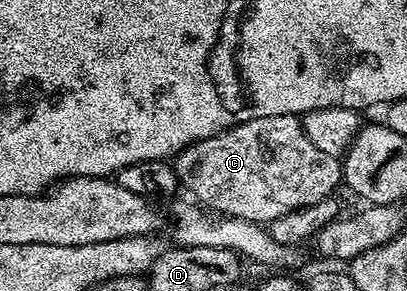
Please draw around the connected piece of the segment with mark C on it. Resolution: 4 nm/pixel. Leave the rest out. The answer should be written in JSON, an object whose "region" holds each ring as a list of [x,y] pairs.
{"region":[[[293,114],[240,122],[216,136],[193,142],[177,154],[172,165],[178,173],[179,183],[194,193],[195,203],[218,216],[259,224],[269,224],[288,212],[320,204],[320,200],[331,197],[334,189],[343,185],[341,161],[316,148],[302,127],[302,118]]]}

